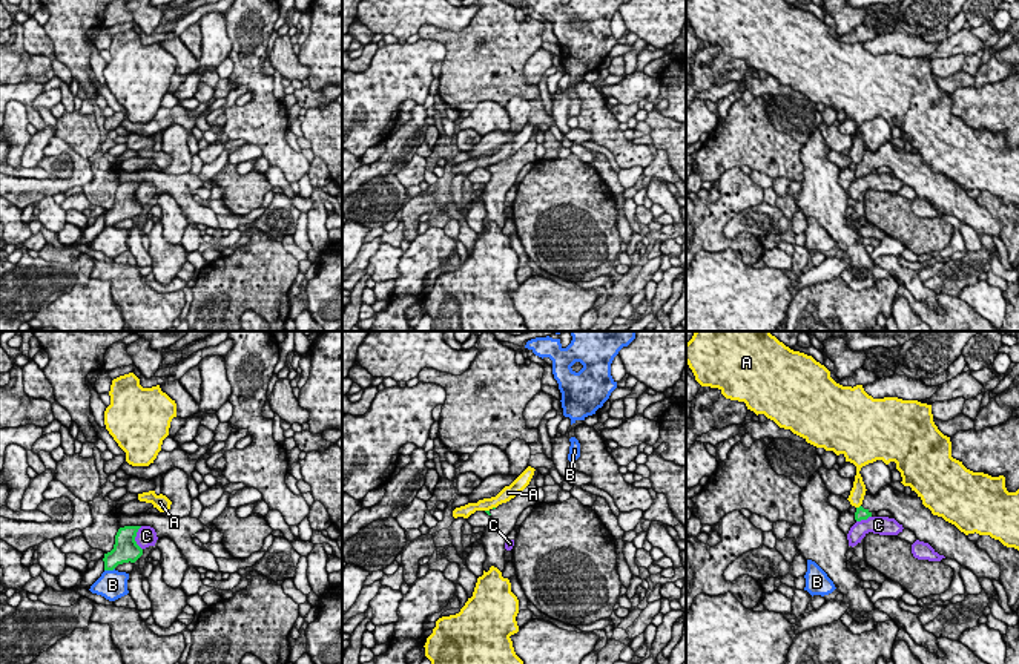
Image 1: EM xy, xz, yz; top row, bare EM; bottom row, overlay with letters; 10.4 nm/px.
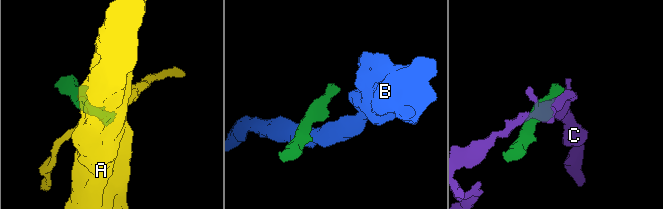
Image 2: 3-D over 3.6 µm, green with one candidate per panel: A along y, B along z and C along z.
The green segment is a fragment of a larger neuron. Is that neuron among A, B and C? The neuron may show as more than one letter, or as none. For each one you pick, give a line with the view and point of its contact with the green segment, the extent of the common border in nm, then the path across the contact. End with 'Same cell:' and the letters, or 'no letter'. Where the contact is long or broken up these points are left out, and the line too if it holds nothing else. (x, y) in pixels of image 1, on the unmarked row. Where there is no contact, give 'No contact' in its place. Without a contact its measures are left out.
Same cell: no letter

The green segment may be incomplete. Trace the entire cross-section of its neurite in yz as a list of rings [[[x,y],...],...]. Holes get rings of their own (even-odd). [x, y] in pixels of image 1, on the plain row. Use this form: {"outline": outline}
{"outline": [[[890,141],[881,144],[875,152],[866,147],[862,161],[856,164],[855,176],[867,176],[873,169],[879,167],[889,167],[919,198],[928,199],[939,212],[956,216],[978,235],[1001,238],[1001,222],[985,207],[979,205],[976,198],[970,198],[955,181],[933,172],[922,161],[921,153],[905,152],[904,149],[896,150]]]}

